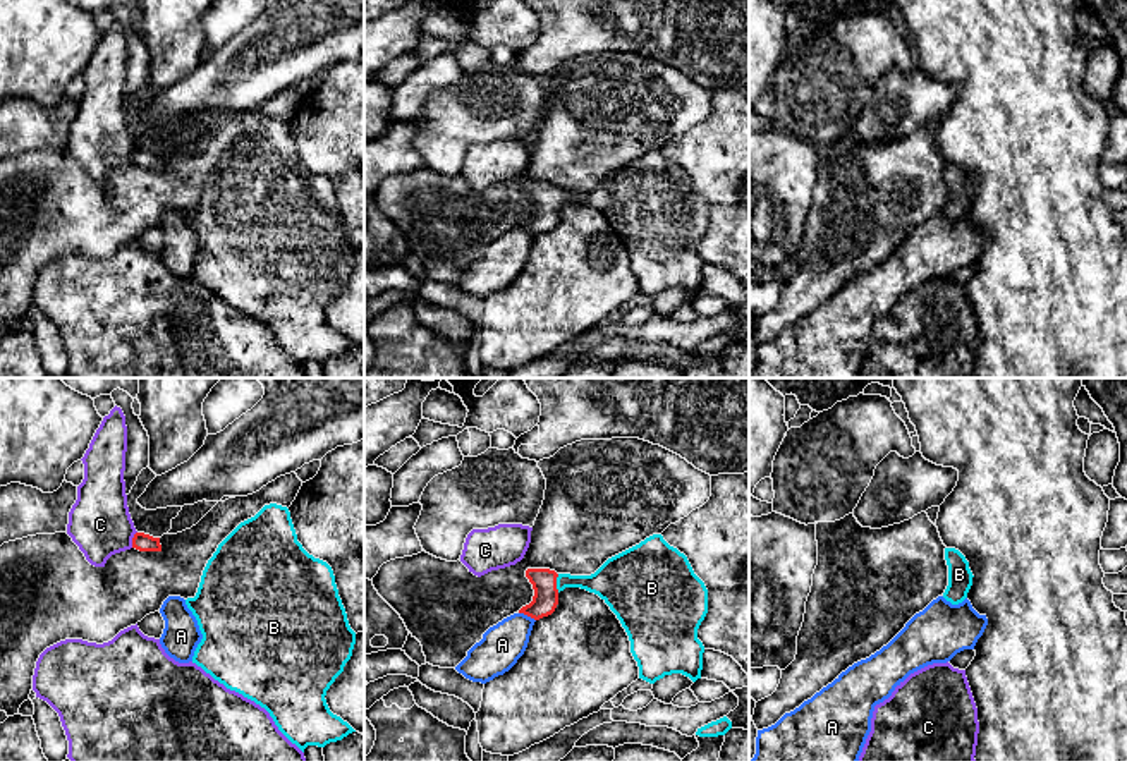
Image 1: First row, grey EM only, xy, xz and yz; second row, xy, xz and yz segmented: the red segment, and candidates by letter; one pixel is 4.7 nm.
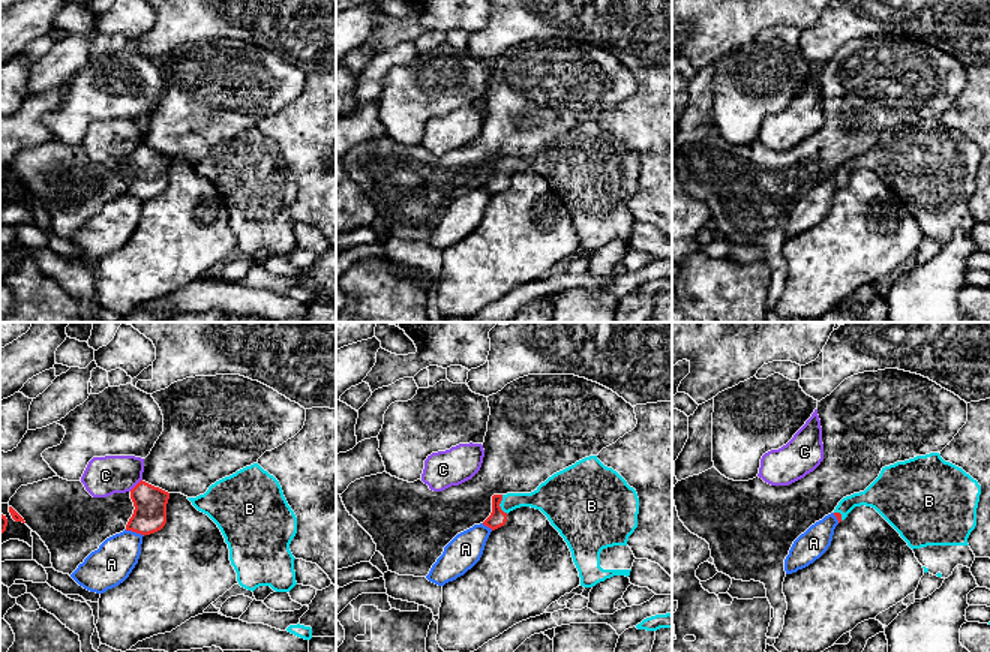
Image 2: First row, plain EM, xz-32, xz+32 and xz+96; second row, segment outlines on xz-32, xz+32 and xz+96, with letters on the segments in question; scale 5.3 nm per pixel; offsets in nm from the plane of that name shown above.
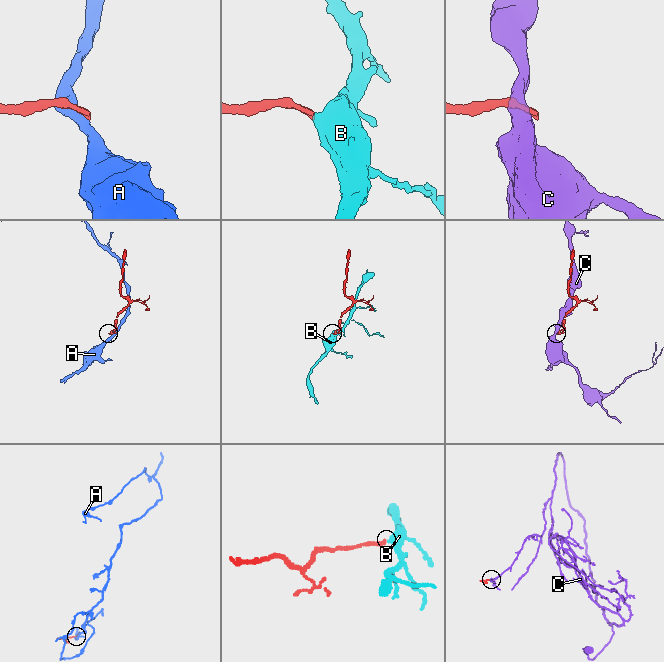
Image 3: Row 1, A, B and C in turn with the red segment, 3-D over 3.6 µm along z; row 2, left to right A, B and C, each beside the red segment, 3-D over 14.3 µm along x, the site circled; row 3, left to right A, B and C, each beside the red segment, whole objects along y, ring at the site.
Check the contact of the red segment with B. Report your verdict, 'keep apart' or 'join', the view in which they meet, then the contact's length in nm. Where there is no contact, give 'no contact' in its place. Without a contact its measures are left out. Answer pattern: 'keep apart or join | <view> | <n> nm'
join | xz | 90 nm

